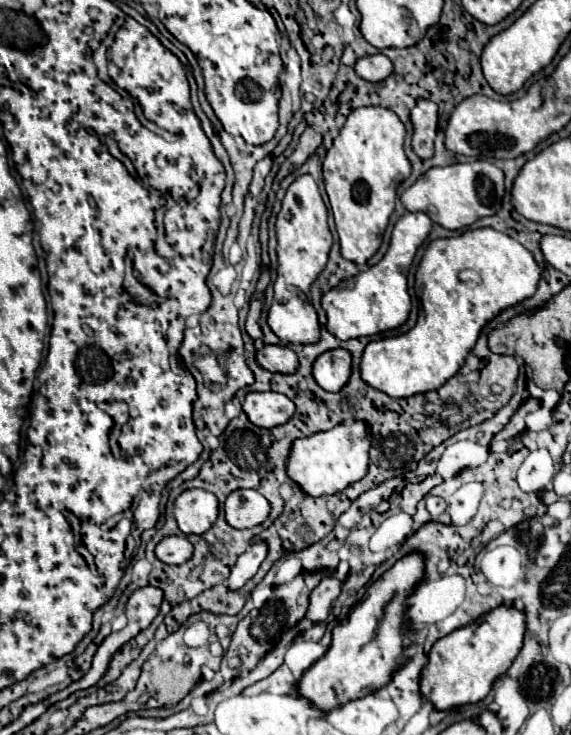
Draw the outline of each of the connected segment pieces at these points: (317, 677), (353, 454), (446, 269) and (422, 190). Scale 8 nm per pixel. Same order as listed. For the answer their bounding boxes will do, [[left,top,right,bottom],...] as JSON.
[[296,553,424,713],[288,421,372,497],[360,229,542,399],[400,161,504,229]]

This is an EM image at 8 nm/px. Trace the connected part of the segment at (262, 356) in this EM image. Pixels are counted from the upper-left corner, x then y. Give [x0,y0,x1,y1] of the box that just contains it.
[256,345,298,373]

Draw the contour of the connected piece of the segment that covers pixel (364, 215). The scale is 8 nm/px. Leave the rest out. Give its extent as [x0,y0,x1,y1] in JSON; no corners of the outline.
[324,107,410,265]

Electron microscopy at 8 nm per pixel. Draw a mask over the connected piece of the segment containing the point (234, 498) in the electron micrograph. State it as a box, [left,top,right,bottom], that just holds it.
[226,489,270,529]

